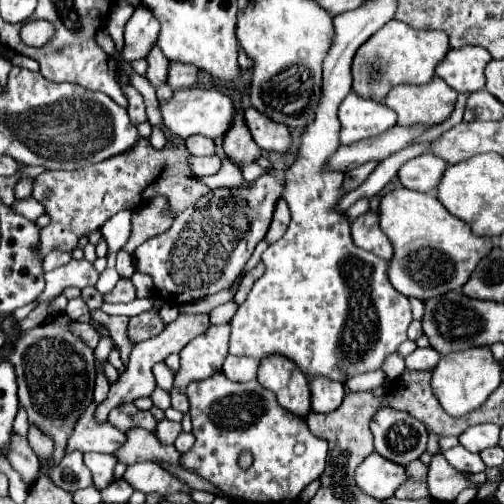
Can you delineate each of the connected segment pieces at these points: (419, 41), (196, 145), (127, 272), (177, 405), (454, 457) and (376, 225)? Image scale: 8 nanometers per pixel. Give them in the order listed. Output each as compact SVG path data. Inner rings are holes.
M388 21L378 33L358 49L352 63L352 89L372 101L384 101L388 91L396 85L424 85L434 77L436 65L446 57L450 45L442 31L418 31L402 21Z
M188 137L186 147L192 155L212 155L214 153L214 141L210 137Z
M124 249L118 253L118 259L116 259L116 271L124 277L132 277L132 273L136 271L134 267L134 261L132 261L132 255L126 253Z
M172 389L170 395L172 395L172 407L186 413L188 411L188 397L182 391L176 391L176 389Z
M462 445L448 449L448 451L444 453L444 457L446 457L446 461L448 461L454 469L458 469L458 471L466 471L466 473L480 473L480 471L484 471L484 469L486 469L486 465L484 465L484 461L480 459L480 455L470 453L470 451L468 451L468 449L464 449Z
M368 211L352 221L352 239L358 247L376 253L386 261L390 261L390 257L394 255L390 239L380 229L380 219L374 211Z

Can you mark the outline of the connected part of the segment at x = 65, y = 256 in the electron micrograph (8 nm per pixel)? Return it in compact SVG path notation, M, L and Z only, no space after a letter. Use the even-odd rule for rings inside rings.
M52 249L52 251L44 257L44 271L52 271L52 269L56 269L56 267L60 267L60 265L66 265L71 260L71 252Z

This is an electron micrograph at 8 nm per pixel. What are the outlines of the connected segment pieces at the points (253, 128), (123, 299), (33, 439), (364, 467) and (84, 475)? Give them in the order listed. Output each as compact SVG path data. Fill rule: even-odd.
M254 107L244 111L246 125L250 127L250 133L262 151L276 151L276 153L288 153L292 147L292 135L286 125L270 121L266 115L256 111Z
M116 283L116 287L104 295L104 301L106 303L130 303L136 299L136 293L134 293L134 285L132 283Z
M30 425L30 429L28 429L28 443L30 443L32 451L38 455L38 459L42 463L50 461L52 451L54 451L54 441L38 425Z
M372 453L358 465L354 481L366 495L374 499L386 499L392 497L394 491L406 481L406 473L402 465Z
M78 451L66 453L58 465L48 469L46 475L50 477L50 481L54 485L58 485L58 487L62 487L64 491L70 491L70 493L74 493L78 489L92 487L90 471L86 469L86 465L82 461L82 453L78 453Z

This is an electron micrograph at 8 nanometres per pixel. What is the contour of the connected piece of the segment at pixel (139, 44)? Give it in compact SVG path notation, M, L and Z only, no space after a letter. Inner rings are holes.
M136 7L134 15L124 27L124 47L122 47L122 57L126 61L136 61L148 57L152 51L156 37L158 37L160 25L158 19L150 13L150 9Z

